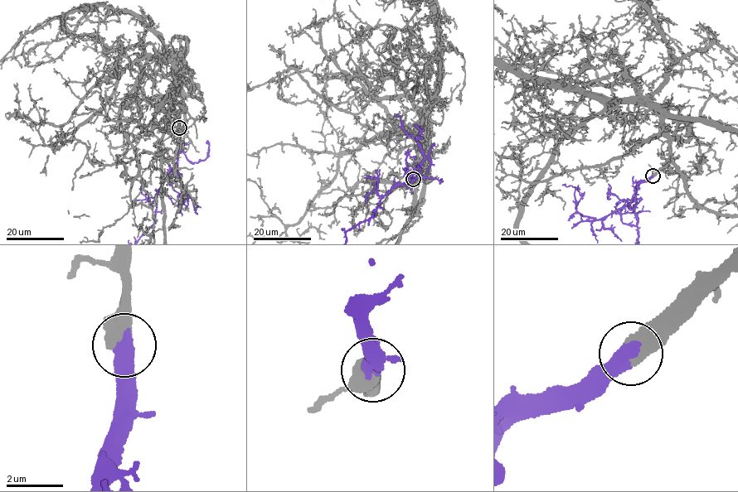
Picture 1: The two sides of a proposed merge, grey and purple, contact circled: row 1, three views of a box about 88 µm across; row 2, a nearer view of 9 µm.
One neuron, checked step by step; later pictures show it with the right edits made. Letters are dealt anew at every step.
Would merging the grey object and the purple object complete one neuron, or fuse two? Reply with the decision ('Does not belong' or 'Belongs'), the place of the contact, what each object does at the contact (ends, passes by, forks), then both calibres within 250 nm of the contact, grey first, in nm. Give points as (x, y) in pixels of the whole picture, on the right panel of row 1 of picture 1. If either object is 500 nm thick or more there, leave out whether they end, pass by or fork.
Belongs. Place: (653, 176). Thickness 750 nm (grey) against 600 nm

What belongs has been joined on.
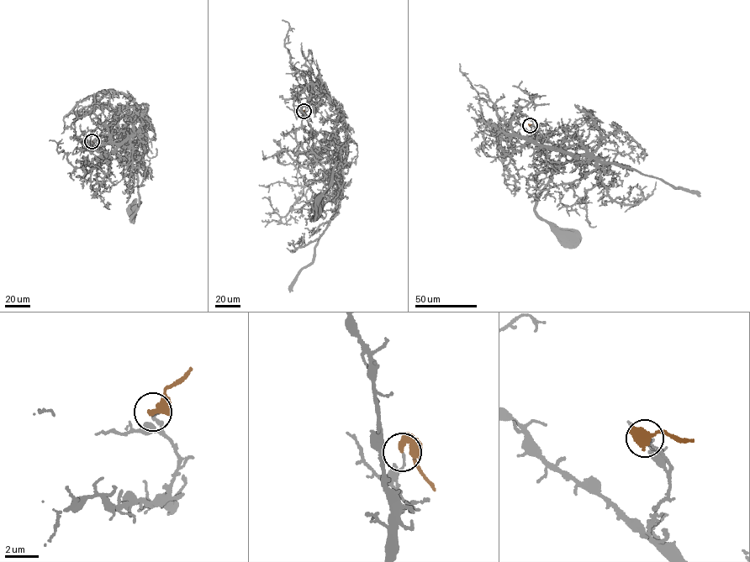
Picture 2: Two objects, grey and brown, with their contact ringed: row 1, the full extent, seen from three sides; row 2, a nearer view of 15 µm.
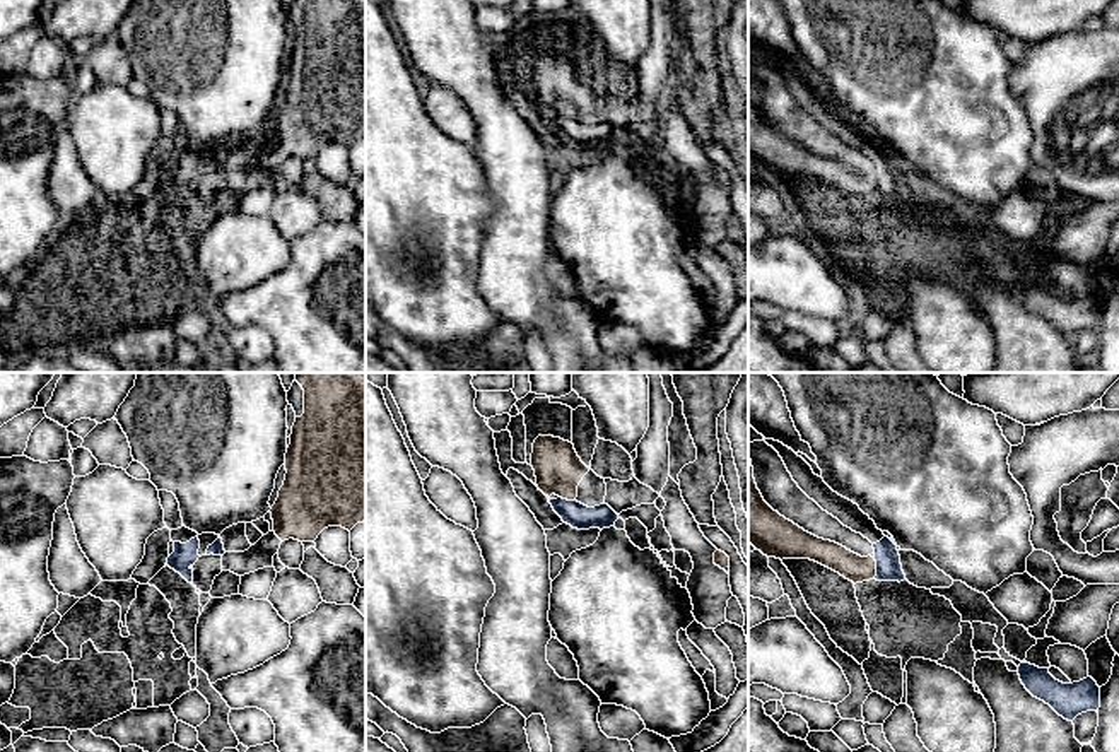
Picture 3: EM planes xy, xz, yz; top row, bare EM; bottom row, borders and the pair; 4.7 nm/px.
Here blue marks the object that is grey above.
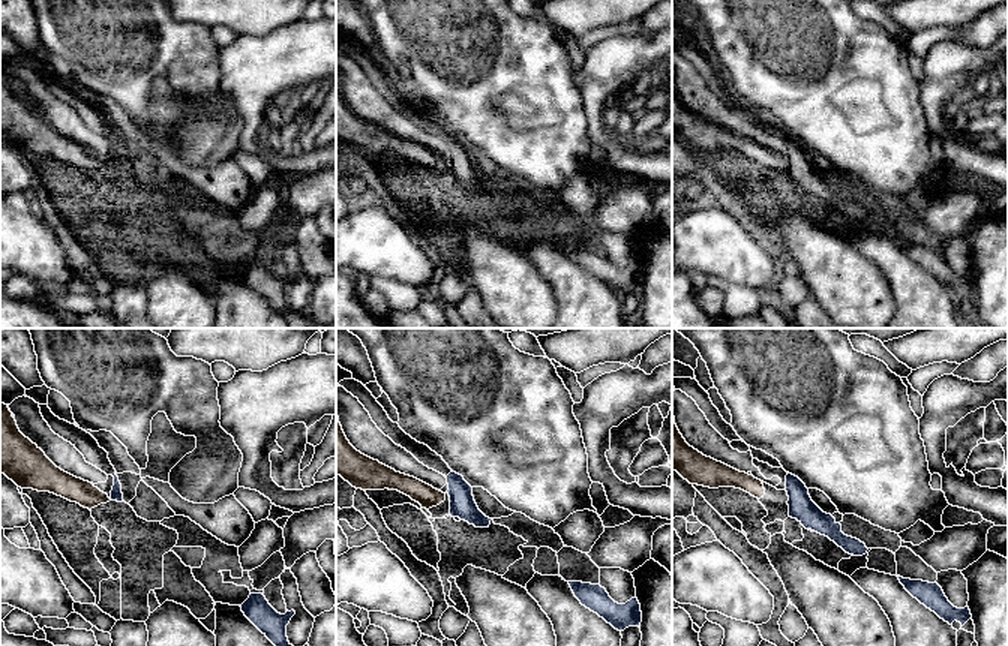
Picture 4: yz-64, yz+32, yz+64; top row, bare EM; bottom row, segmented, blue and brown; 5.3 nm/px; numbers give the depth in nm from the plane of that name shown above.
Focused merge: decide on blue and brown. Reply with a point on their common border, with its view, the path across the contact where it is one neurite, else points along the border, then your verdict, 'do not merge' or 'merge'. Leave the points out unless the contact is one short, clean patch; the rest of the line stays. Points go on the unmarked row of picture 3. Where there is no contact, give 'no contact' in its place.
yz (877, 185) | across yz (889, 185), (877, 185), (855, 185) | merge

